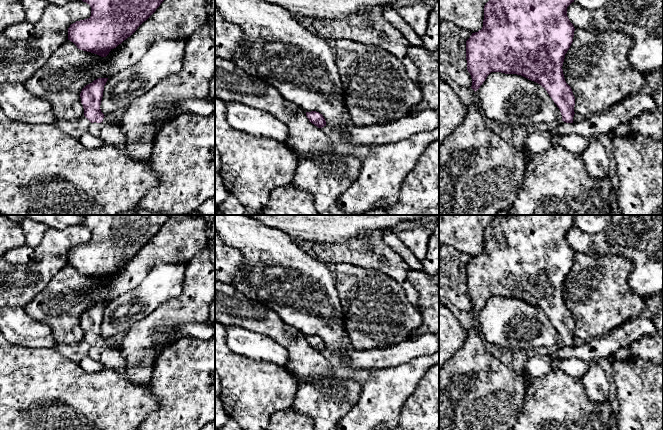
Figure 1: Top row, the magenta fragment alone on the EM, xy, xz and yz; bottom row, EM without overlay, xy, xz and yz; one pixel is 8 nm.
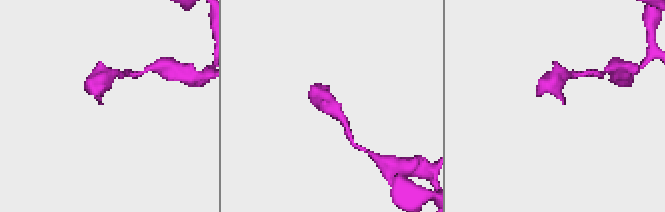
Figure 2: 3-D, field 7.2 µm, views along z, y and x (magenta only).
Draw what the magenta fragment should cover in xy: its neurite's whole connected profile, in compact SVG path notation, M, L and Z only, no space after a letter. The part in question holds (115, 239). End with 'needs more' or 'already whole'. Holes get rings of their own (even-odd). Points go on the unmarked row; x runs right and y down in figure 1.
M82 215L83 226L91 231L91 240L88 243L76 245L68 252L68 264L78 273L106 281L109 276L130 261L137 252L146 245L171 219L169 215Z; already whole

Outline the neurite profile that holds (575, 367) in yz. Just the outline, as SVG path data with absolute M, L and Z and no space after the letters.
M577 358L553 360L551 365L554 369L560 369L577 378L581 378L589 369L589 362Z

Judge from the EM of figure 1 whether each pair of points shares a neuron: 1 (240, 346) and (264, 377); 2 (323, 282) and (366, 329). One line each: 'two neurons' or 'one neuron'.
1: two neurons
2: two neurons

